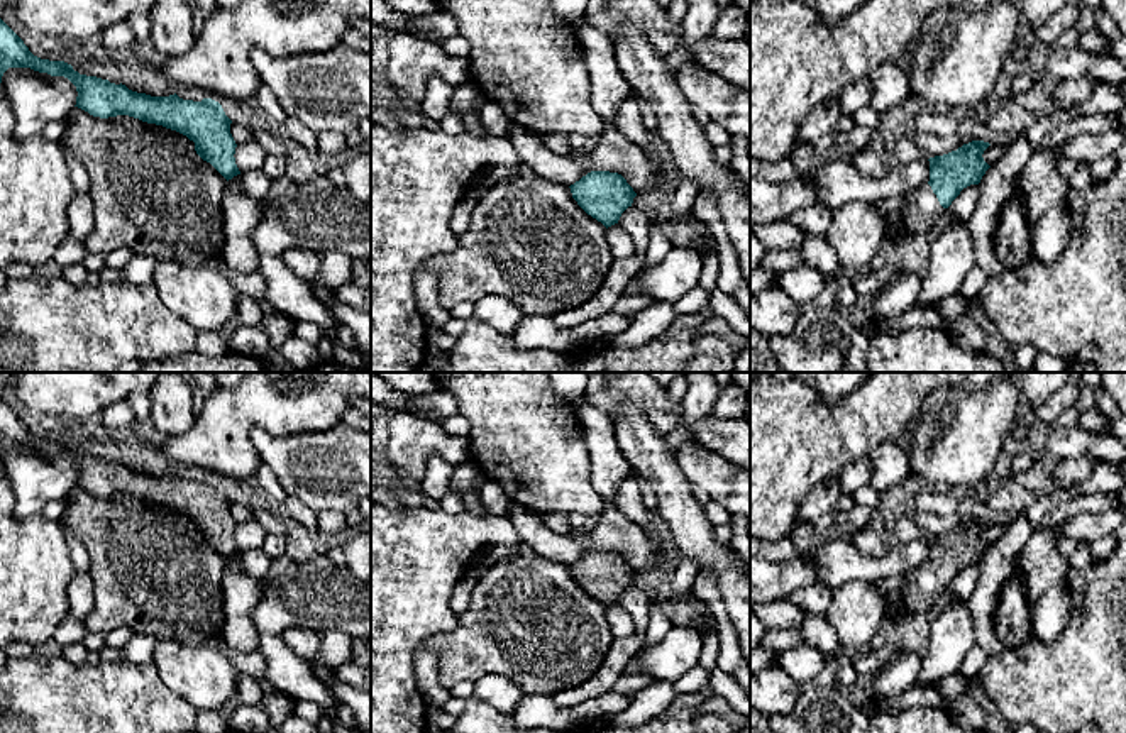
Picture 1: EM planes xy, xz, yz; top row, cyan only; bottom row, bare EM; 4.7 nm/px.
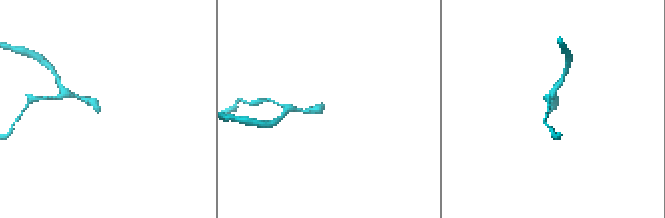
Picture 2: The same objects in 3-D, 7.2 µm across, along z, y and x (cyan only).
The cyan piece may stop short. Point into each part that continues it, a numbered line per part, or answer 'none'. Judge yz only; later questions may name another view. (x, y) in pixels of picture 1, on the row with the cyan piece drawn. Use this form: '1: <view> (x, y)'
1: yz (921, 212)

